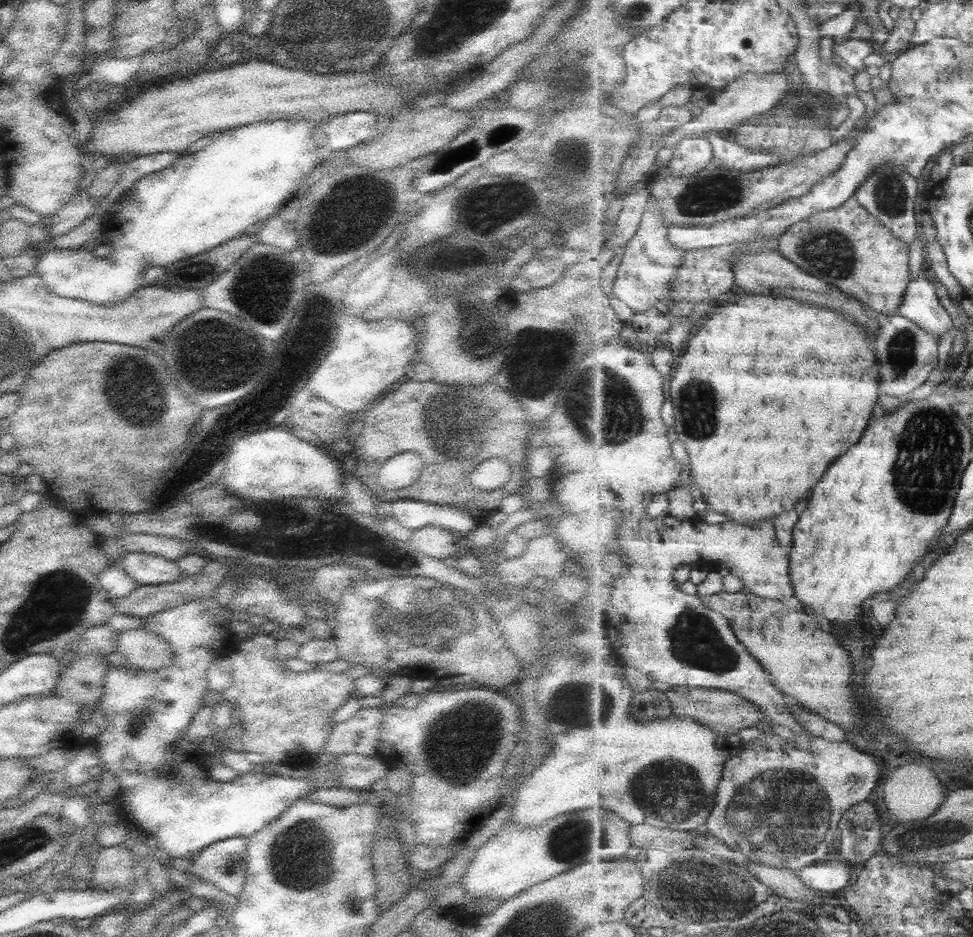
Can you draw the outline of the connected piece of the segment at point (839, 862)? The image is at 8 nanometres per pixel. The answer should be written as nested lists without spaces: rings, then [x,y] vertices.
[[[841,857],[827,863],[816,863],[800,871],[803,882],[814,891],[835,892],[847,890],[852,878],[852,864]]]

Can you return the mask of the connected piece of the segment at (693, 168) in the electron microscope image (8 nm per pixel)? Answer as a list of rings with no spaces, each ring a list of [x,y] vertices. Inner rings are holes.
[[[686,138],[674,150],[674,156],[666,173],[674,177],[686,177],[708,168],[712,160],[714,160],[714,147],[708,138]]]

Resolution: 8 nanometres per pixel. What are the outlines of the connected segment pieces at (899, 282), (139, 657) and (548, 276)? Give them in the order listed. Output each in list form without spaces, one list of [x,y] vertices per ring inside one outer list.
[[[854,196],[844,206],[814,214],[808,220],[798,222],[789,228],[780,238],[778,248],[791,262],[797,263],[803,270],[817,278],[825,279],[829,284],[838,286],[843,292],[866,303],[881,314],[899,314],[904,305],[910,284],[910,243],[902,240],[894,231],[874,216]]]
[[[144,627],[140,629],[126,629],[126,631],[120,631],[119,634],[117,651],[125,656],[125,660],[130,666],[150,672],[172,665],[174,652],[172,652],[172,648],[170,648],[168,642],[158,636],[158,634],[146,630]]]
[[[561,247],[555,256],[529,260],[519,273],[524,280],[528,280],[534,290],[550,287],[561,280],[566,270],[576,262],[578,253]]]

